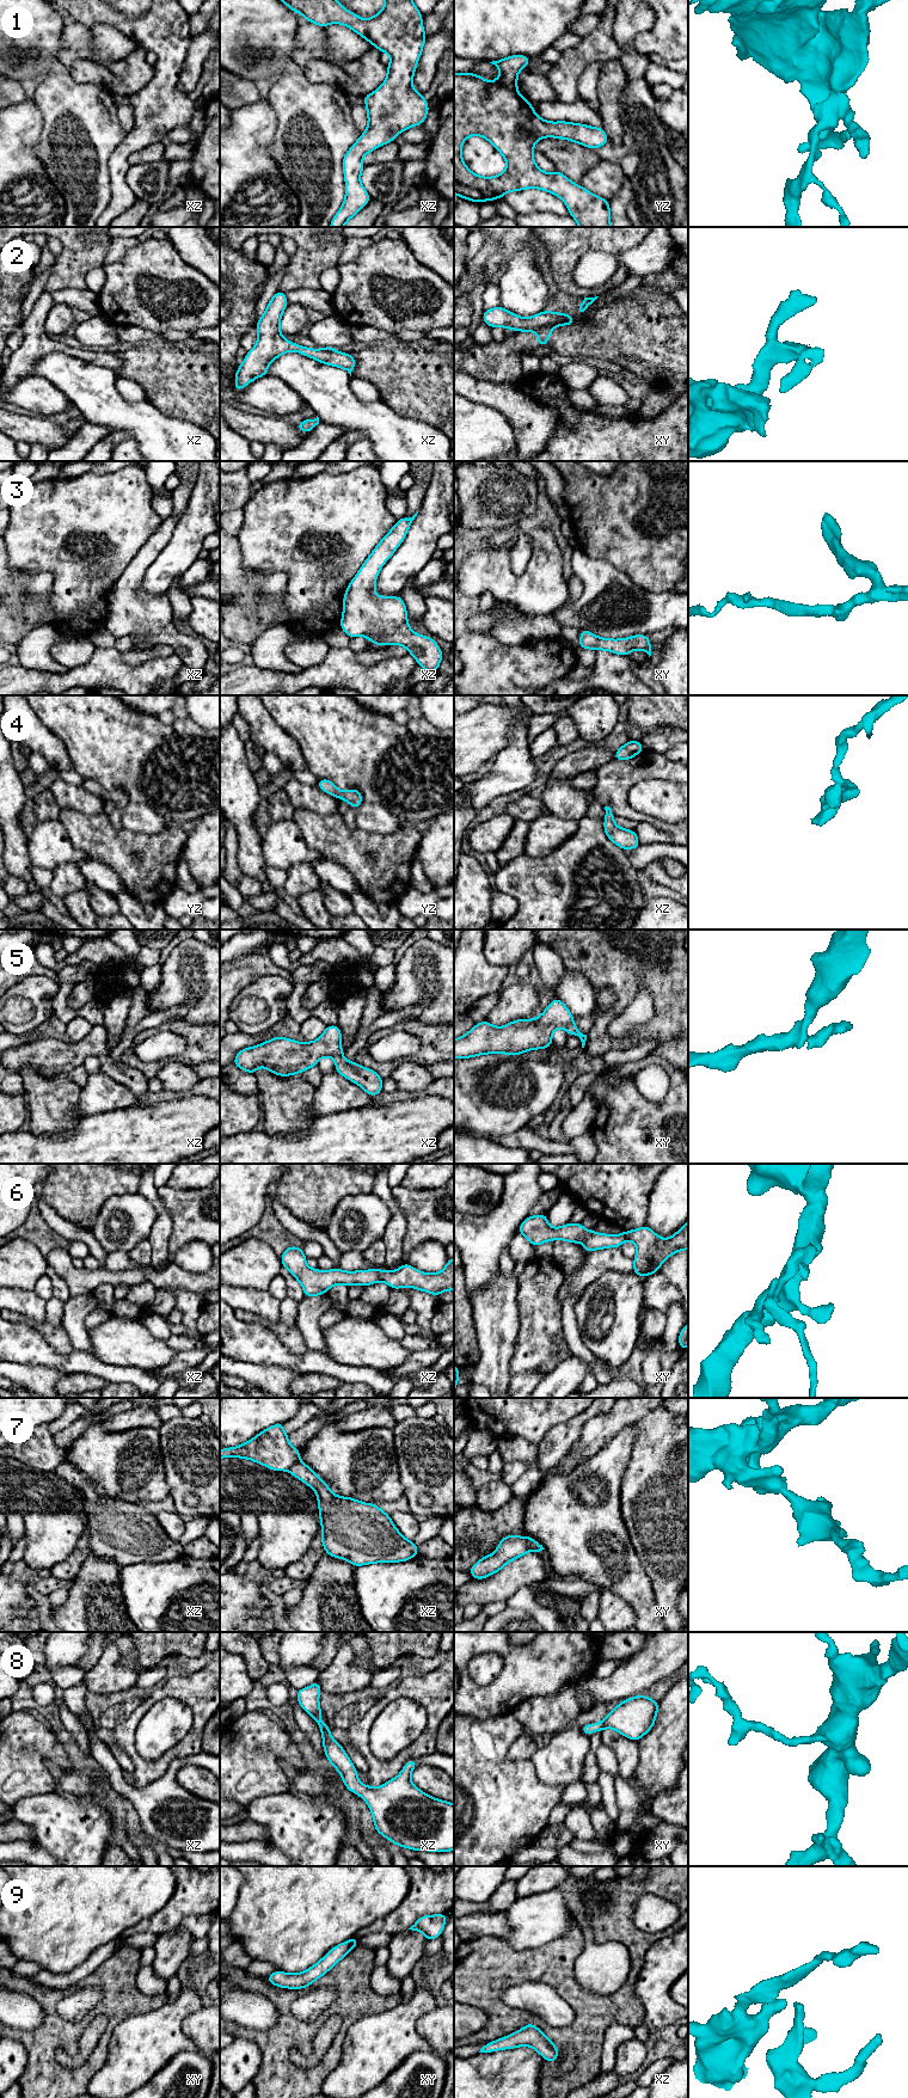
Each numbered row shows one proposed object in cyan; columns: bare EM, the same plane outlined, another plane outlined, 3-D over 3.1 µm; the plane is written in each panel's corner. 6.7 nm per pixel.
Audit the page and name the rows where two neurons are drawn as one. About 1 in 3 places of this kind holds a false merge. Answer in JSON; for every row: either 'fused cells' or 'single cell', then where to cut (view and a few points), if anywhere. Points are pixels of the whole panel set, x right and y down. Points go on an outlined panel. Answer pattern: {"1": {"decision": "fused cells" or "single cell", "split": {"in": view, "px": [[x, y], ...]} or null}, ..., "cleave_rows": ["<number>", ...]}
{"1": {"decision": "single cell", "split": null}, "2": {"decision": "fused cells", "split": {"in": "xy", "px": [[554, 325], [544, 325], [523, 331]]}}, "3": {"decision": "single cell", "split": null}, "4": {"decision": "single cell", "split": null}, "5": {"decision": "single cell", "split": null}, "6": {"decision": "single cell", "split": null}, "7": {"decision": "fused cells", "split": {"in": "xy", "px": [[526, 1537], [526, 1544], [529, 1550]]}}, "8": {"decision": "single cell", "split": null}, "9": {"decision": "single cell", "split": null}, "cleave_rows": ["2", "7"]}

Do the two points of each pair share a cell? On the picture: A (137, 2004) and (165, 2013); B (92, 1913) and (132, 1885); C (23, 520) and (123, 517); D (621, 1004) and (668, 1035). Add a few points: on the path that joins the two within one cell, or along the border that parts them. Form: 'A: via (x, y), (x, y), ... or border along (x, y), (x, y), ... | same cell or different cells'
A: border along (166, 2003), (154, 2010), (127, 2017) | different cells
B: via (102, 1908), (112, 1897), (117, 1897), (122, 1893) | same cell
C: via (48, 520), (98, 520) | same cell
D: via (638, 985), (649, 985), (668, 1004), (668, 1014) | same cell

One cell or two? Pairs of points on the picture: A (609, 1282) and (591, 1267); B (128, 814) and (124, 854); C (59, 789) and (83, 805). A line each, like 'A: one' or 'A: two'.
A: two
B: two
C: one

